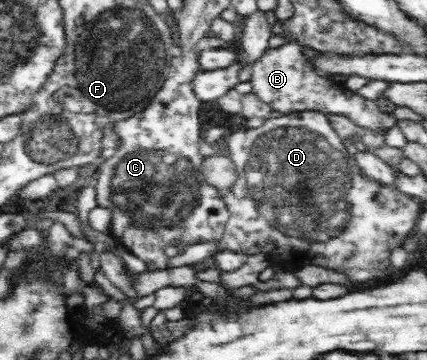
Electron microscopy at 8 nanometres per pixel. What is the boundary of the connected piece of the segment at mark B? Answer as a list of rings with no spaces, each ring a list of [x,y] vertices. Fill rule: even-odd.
[[[294,42],[269,47],[268,52],[254,61],[250,82],[257,97],[281,114],[301,109],[312,109],[327,115],[342,114],[370,131],[386,132],[396,125],[396,117],[382,111],[377,101],[368,100],[358,92],[346,89],[344,83],[340,84],[308,65],[303,48]]]

